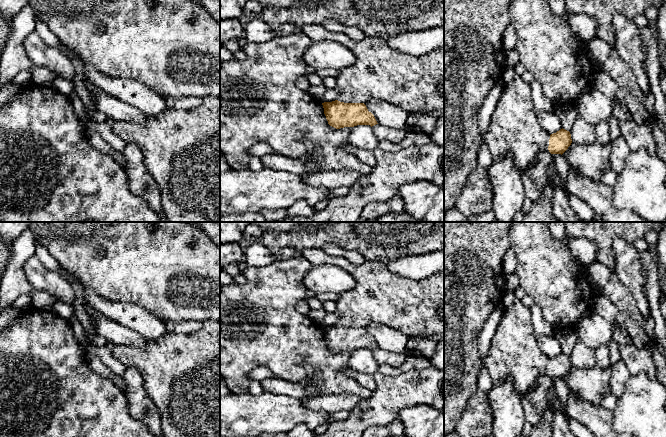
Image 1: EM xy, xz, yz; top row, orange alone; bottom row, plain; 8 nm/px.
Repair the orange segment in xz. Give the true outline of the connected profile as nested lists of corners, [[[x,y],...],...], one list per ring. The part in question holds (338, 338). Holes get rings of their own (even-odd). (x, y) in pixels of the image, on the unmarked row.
[[[304,249],[302,256],[312,266],[331,264],[336,265],[352,275],[356,281],[355,287],[339,295],[336,312],[339,320],[335,325],[322,327],[328,348],[336,353],[354,351],[357,349],[378,348],[374,339],[368,335],[366,328],[381,324],[391,327],[408,337],[444,337],[444,271],[437,272],[421,280],[407,279],[393,274],[386,263],[379,260],[367,260],[363,264],[353,264],[344,257],[329,255],[323,249]]]

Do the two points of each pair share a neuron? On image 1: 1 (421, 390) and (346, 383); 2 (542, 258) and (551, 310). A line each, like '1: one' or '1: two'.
1: two
2: one

